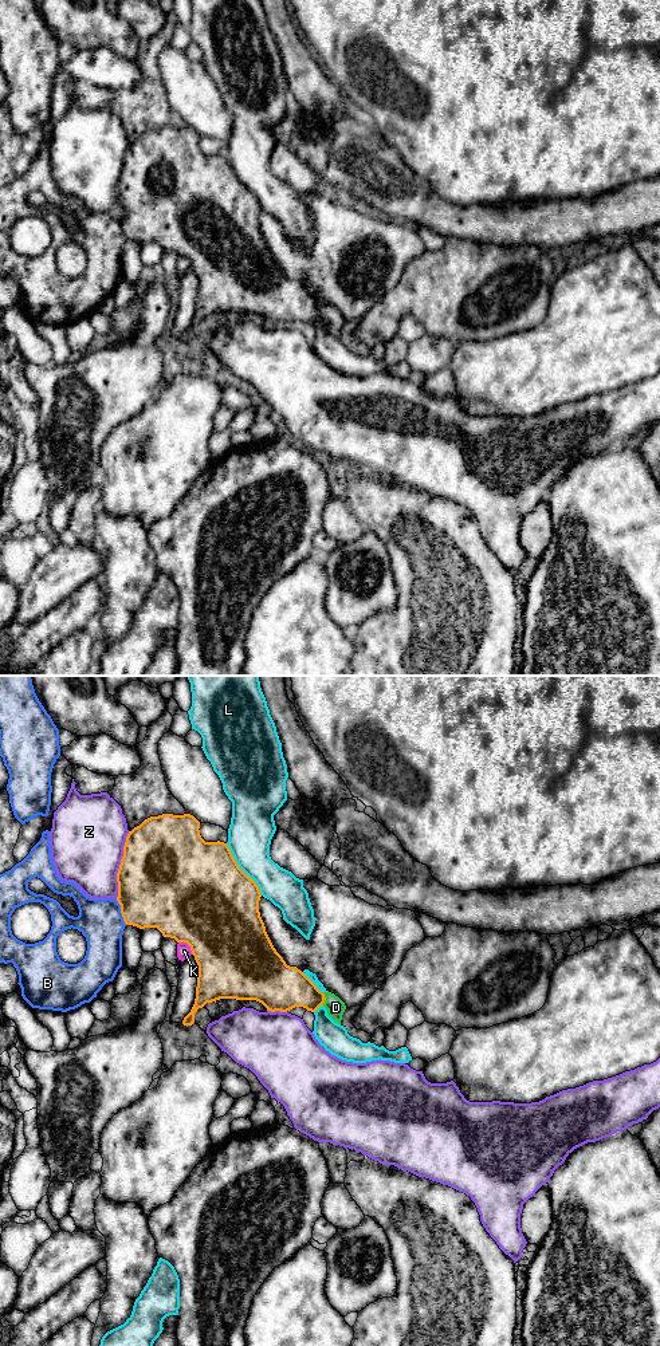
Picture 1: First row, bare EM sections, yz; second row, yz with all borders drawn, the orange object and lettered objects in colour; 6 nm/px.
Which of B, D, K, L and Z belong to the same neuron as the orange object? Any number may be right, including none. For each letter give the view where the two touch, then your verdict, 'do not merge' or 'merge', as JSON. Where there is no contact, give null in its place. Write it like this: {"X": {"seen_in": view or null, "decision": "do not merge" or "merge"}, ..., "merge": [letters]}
{"B": {"seen_in": "yz", "decision": "do not merge"}, "D": {"seen_in": "yz", "decision": "merge"}, "K": {"seen_in": "yz", "decision": "do not merge"}, "L": {"seen_in": "yz", "decision": "do not merge"}, "Z": {"seen_in": "yz", "decision": "do not merge"}, "merge": ["D"]}

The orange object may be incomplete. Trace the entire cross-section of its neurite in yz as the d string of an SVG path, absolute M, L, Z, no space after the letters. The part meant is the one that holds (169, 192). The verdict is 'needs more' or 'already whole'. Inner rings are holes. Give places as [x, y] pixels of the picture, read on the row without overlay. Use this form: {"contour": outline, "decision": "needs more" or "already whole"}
{"contour": "M190 127L145 133L129 145L117 186L117 215L125 237L157 241L164 251L190 260L199 290L195 318L182 338L192 339L199 322L220 312L256 314L271 326L295 320L315 326L323 319L341 338L345 316L329 304L319 304L300 283L286 278L260 231L259 200L239 181L227 157L205 156L199 142L200 135Z", "decision": "needs more"}

